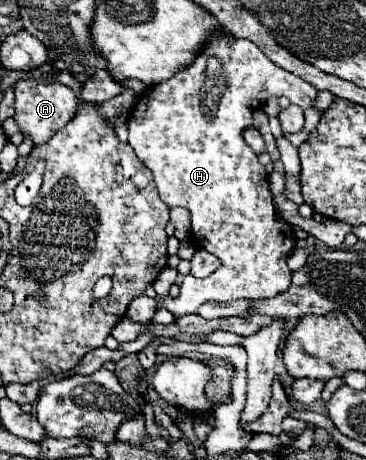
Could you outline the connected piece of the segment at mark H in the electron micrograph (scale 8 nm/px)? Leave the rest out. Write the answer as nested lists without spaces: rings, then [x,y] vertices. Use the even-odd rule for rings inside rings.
[[[214,30],[192,64],[180,68],[170,80],[152,86],[148,90],[148,100],[142,102],[142,106],[136,106],[128,126],[136,156],[146,168],[152,170],[160,198],[166,202],[166,206],[184,206],[192,212],[194,240],[222,260],[216,274],[210,274],[208,278],[194,278],[192,274],[184,276],[178,296],[156,296],[158,306],[164,306],[176,318],[180,318],[186,314],[196,314],[198,308],[208,300],[264,300],[284,294],[290,288],[292,272],[286,264],[286,256],[292,252],[296,236],[292,226],[276,212],[272,192],[268,188],[268,174],[258,162],[258,156],[244,142],[242,134],[252,126],[252,112],[266,102],[266,96],[286,96],[291,104],[306,110],[314,106],[316,94],[318,90],[310,82],[304,82],[300,76],[276,66],[252,40],[236,38],[224,30]],[[158,96],[164,96],[164,104],[152,100]],[[140,118],[148,120],[148,124],[140,124]]]

